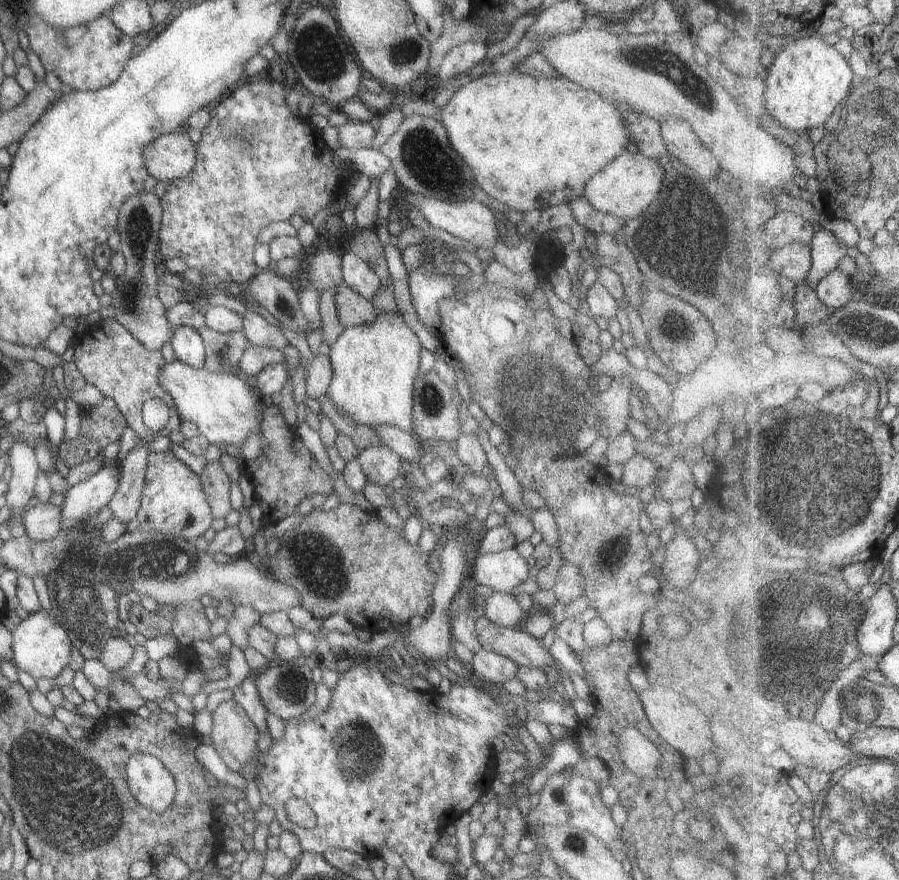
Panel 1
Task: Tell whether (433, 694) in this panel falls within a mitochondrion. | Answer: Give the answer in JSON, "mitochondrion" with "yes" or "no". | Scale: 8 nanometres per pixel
{"mitochondrion":"no"}

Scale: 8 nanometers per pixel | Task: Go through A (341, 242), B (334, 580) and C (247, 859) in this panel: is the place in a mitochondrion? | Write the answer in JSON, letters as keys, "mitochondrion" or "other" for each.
{"A":"other","B":"mitochondrion","C":"other"}

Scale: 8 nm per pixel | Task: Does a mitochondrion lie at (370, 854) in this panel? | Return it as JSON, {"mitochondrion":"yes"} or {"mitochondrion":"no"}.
{"mitochondrion":"no"}

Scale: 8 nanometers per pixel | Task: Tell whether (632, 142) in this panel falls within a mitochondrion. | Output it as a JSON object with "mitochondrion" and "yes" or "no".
{"mitochondrion":"no"}

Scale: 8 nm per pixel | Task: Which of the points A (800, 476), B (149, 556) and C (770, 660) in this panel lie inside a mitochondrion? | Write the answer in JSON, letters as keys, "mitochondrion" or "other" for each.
{"A":"mitochondrion","B":"mitochondrion","C":"mitochondrion"}

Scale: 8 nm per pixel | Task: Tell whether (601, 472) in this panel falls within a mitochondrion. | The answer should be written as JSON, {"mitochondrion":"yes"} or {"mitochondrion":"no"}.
{"mitochondrion":"no"}

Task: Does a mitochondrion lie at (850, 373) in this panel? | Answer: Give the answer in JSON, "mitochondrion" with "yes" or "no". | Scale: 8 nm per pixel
{"mitochondrion":"no"}

